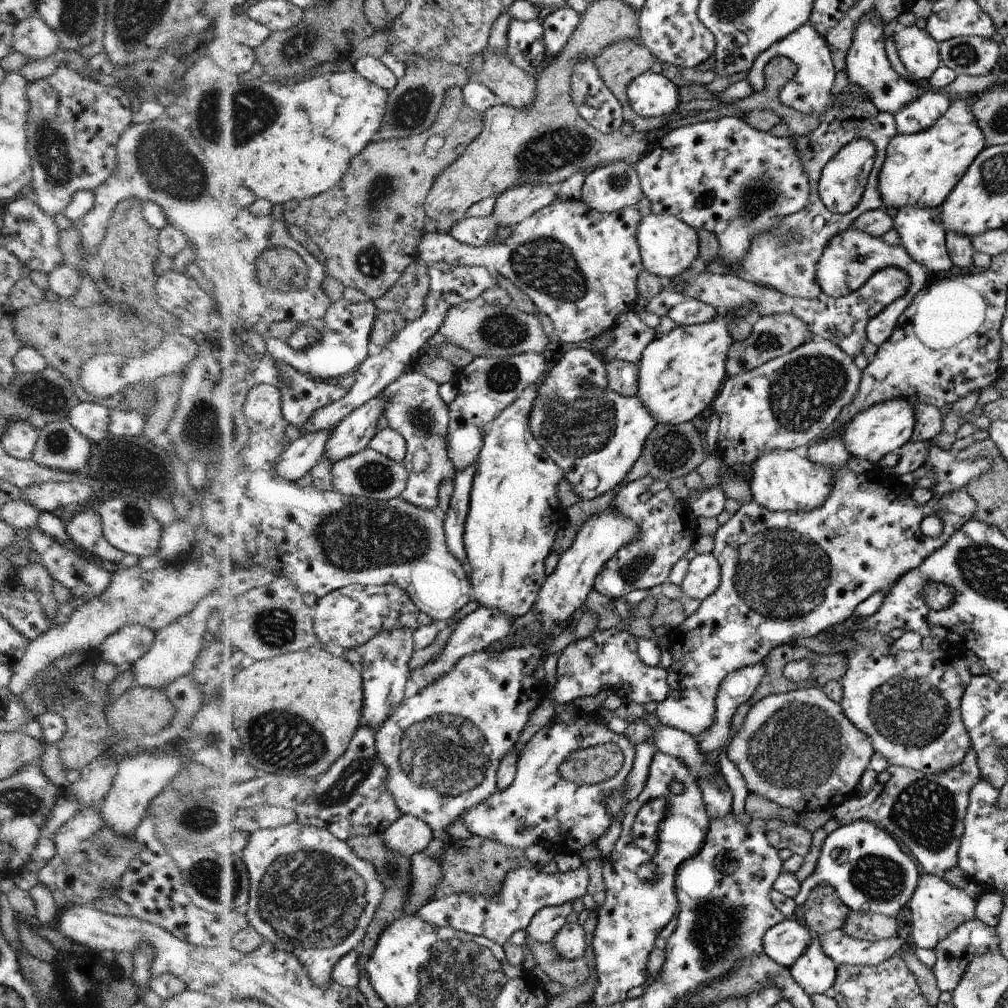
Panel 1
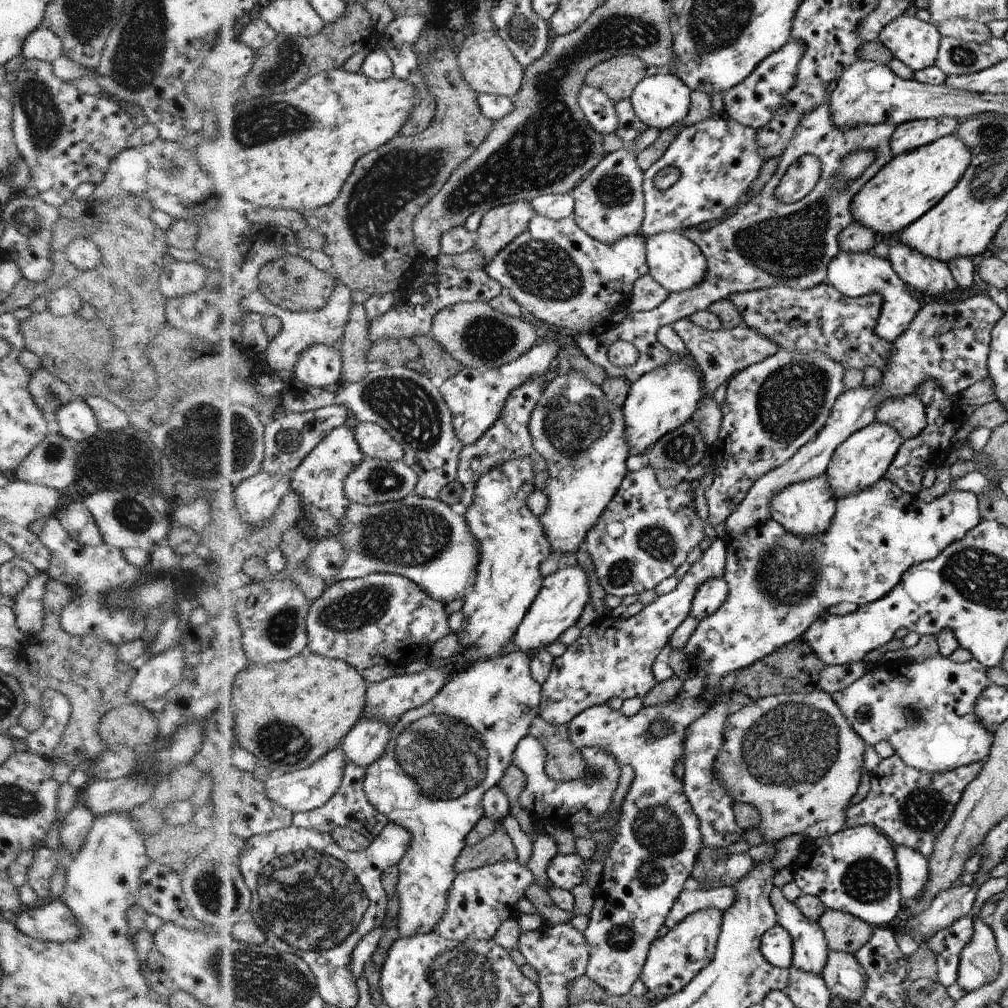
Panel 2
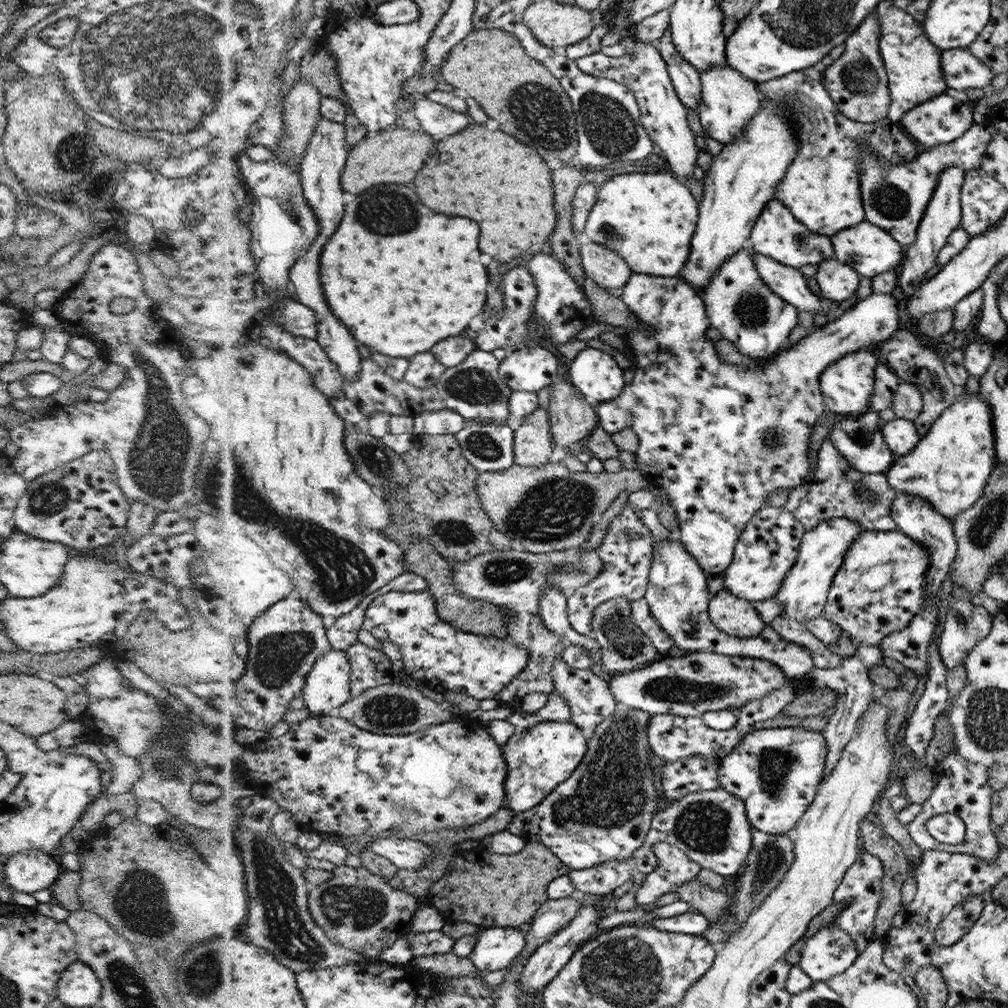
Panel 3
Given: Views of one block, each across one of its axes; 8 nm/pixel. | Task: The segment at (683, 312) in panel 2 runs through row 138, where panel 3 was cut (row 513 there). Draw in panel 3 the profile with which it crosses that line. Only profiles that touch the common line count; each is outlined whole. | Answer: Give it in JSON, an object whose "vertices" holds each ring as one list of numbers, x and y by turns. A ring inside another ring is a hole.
{"vertices":[[825,441,817,450,817,467,813,475,805,483,789,491,784,507,800,519,806,531,832,518,850,518,854,522,860,522,866,531,888,532,895,530,897,526,892,517,893,502,897,498,897,493,888,481,886,473,866,474,856,470,832,442],[864,487,868,487,877,496,874,502,861,498,858,488]]}

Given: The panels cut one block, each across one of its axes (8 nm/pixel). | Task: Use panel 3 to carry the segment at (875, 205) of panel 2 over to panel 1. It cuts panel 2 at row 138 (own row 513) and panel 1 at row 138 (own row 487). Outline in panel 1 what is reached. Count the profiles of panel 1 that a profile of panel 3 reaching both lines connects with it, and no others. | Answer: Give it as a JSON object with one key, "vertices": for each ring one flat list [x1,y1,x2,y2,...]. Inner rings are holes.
{"vertices":[[953,98,949,111,929,131,894,136,880,174,882,200,891,213,902,206,940,208,949,193,961,182,974,158,988,146,985,133,972,111,972,99]]}

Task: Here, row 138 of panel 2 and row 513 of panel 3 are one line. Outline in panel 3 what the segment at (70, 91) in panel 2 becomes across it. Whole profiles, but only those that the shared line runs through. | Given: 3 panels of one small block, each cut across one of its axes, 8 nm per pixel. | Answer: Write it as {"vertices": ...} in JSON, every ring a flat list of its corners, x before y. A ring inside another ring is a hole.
{"vertices":[[102,449,91,450,80,458,75,458,60,468,55,468,38,478,27,481,27,490,18,501,14,511,15,528,20,532,42,539,60,542,69,546,72,553,81,553,98,546,108,546,125,528,129,513,129,501,126,500,118,484,114,461,110,452]]}

